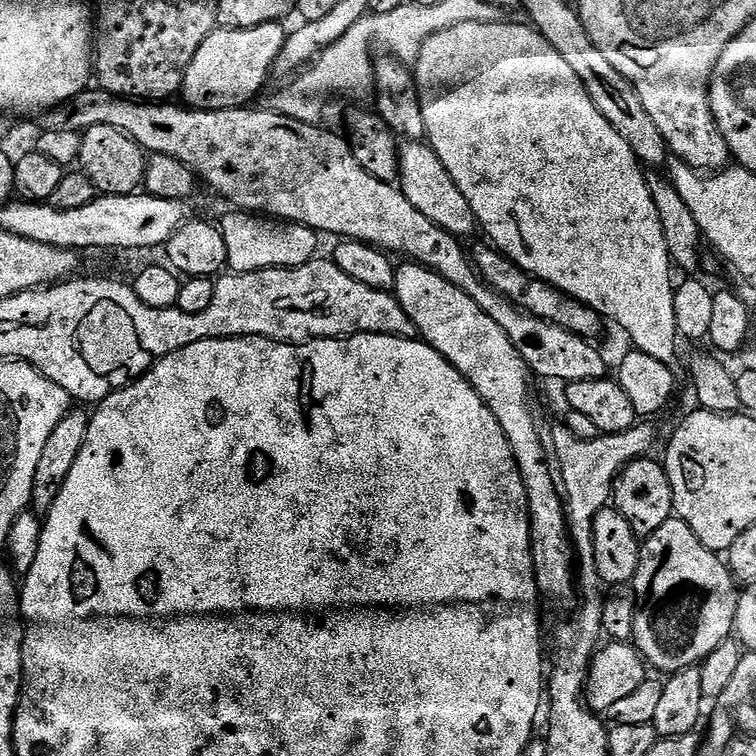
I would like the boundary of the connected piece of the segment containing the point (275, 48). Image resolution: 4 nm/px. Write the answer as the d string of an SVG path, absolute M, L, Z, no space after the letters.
M283 23L263 24L253 28L217 27L198 46L194 62L184 71L183 103L187 107L209 112L227 108L243 108L264 88L268 75L273 75L276 59L282 54L286 28Z

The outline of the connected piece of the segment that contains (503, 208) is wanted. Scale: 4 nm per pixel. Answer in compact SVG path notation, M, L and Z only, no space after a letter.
M464 22L458 26L450 26L438 34L434 34L422 46L420 57L414 61L414 75L416 77L416 88L420 91L422 118L426 118L426 142L432 147L434 154L438 154L438 158L442 158L442 166L446 166L446 174L450 174L450 178L454 178L454 186L458 186L458 190L462 190L462 195L465 196L466 202L470 202L470 210L474 210L477 225L482 229L482 232L484 228L485 234L492 239L489 240L491 247L502 253L507 260L517 264L529 277L541 280L543 284L548 284L552 288L556 288L559 292L563 292L565 296L569 296L570 299L582 302L588 308L593 308L605 321L613 320L636 343L633 344L635 351L650 354L650 358L658 358L658 362L662 362L663 364L675 365L677 363L676 340L678 341L678 333L676 323L674 322L674 294L676 293L674 283L672 284L674 265L670 257L668 257L666 238L662 238L662 222L658 218L658 210L654 206L654 198L648 189L648 176L645 169L642 167L639 158L634 154L634 150L630 150L630 146L626 146L626 141L618 135L618 130L614 130L614 126L610 126L610 122L606 122L606 118L602 118L602 114L598 114L598 106L594 106L590 94L586 94L586 86L582 86L582 82L578 82L578 74L574 74L572 67L562 59L562 54L558 54L558 50L554 50L554 46L550 46L550 42L546 42L546 38L542 38L542 34L538 34L535 28L529 26L527 23L504 23Z

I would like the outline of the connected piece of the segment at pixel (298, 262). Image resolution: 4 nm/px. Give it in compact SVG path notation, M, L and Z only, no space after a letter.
M232 210L229 213L224 221L219 221L218 227L222 238L226 238L226 258L228 259L228 268L233 273L257 272L258 270L270 270L271 268L297 268L317 259L319 252L316 251L320 248L321 237L313 228L307 228L301 224L290 224L283 220L274 220L251 212Z

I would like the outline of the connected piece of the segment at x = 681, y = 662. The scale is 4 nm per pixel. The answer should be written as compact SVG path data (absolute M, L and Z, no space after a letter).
M673 518L662 522L654 534L640 545L640 565L634 581L636 590L636 617L632 640L649 669L663 674L681 672L704 663L704 659L722 642L733 635L736 626L736 607L740 601L737 581L728 571L727 563L710 551L686 526L686 522Z

